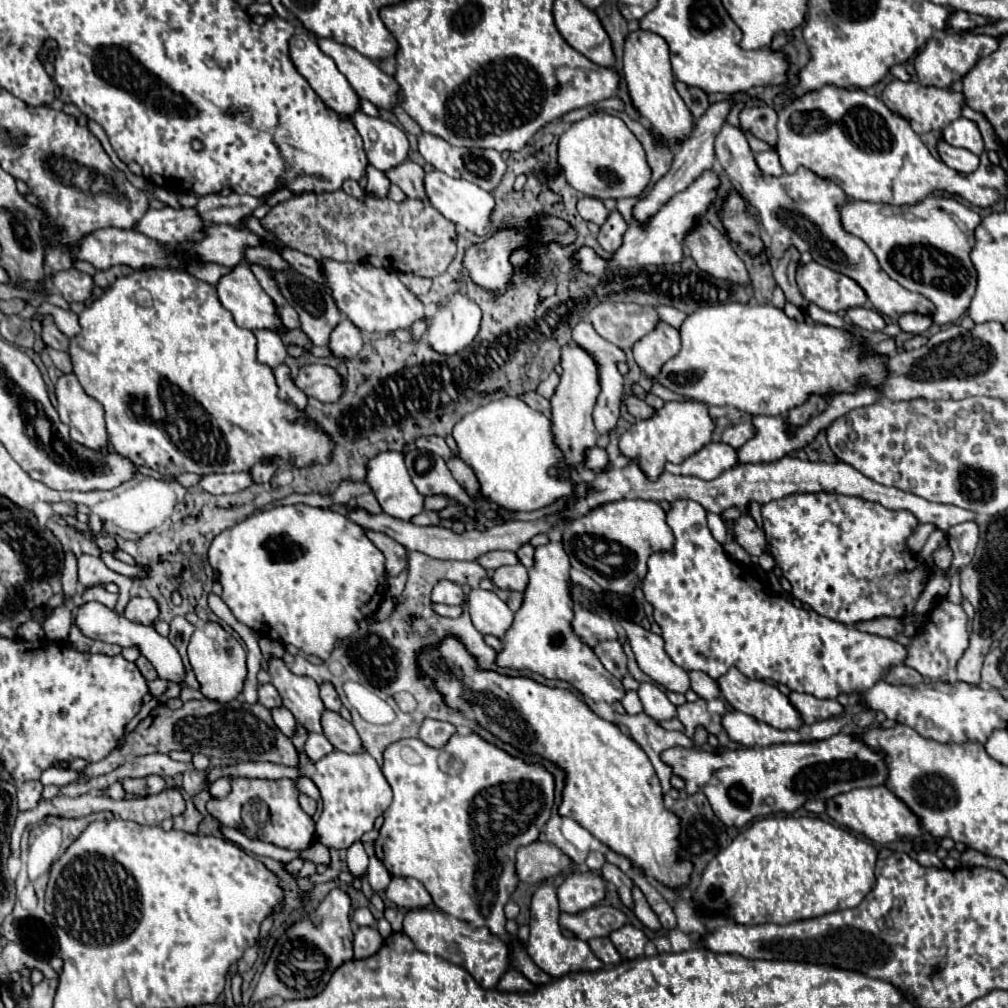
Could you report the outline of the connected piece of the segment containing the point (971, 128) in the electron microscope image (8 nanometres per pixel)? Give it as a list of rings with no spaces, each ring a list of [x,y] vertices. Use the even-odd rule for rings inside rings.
[[[965,117],[955,119],[949,123],[949,127],[943,129],[943,141],[955,147],[963,147],[969,151],[977,151],[977,155],[983,153],[983,139],[977,129],[977,125]]]

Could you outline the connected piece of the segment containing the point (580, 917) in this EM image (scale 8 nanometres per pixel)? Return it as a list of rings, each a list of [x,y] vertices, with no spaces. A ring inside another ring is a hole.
[[[595,905],[595,907],[589,907],[585,911],[579,911],[579,913],[573,913],[573,915],[561,913],[559,923],[561,923],[563,929],[573,931],[579,939],[587,941],[587,939],[593,939],[593,937],[611,935],[615,929],[619,929],[627,923],[627,915],[619,909],[615,909],[615,907],[609,907],[609,905]],[[603,915],[611,915],[613,923],[603,927],[601,925]]]

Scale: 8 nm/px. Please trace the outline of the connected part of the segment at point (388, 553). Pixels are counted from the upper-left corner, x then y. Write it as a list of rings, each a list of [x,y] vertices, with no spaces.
[[[367,531],[367,535],[369,535],[369,539],[383,551],[387,575],[391,575],[391,577],[399,575],[399,573],[407,567],[407,549],[401,547],[401,543],[393,541],[391,537],[383,535],[383,533]]]

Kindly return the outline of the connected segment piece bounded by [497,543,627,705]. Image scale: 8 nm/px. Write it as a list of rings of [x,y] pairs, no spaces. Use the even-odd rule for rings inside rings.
[[[549,543],[535,549],[535,565],[529,569],[529,585],[523,593],[523,605],[515,613],[511,629],[505,633],[505,647],[497,657],[499,667],[529,669],[545,675],[547,679],[561,679],[571,683],[591,703],[615,703],[625,697],[625,687],[613,679],[591,647],[583,645],[573,629],[573,601],[569,597],[569,557],[561,543]]]

